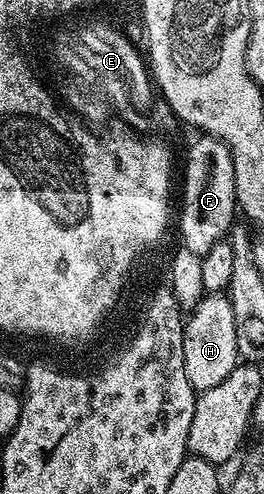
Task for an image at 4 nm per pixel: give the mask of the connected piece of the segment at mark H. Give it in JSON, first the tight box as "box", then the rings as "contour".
{"box":[183,293,241,393],"contour":[[[223,293],[204,294],[203,300],[186,316],[183,324],[183,352],[185,353],[185,377],[198,393],[221,385],[241,360],[237,349],[237,321],[233,317],[233,305]]]}

